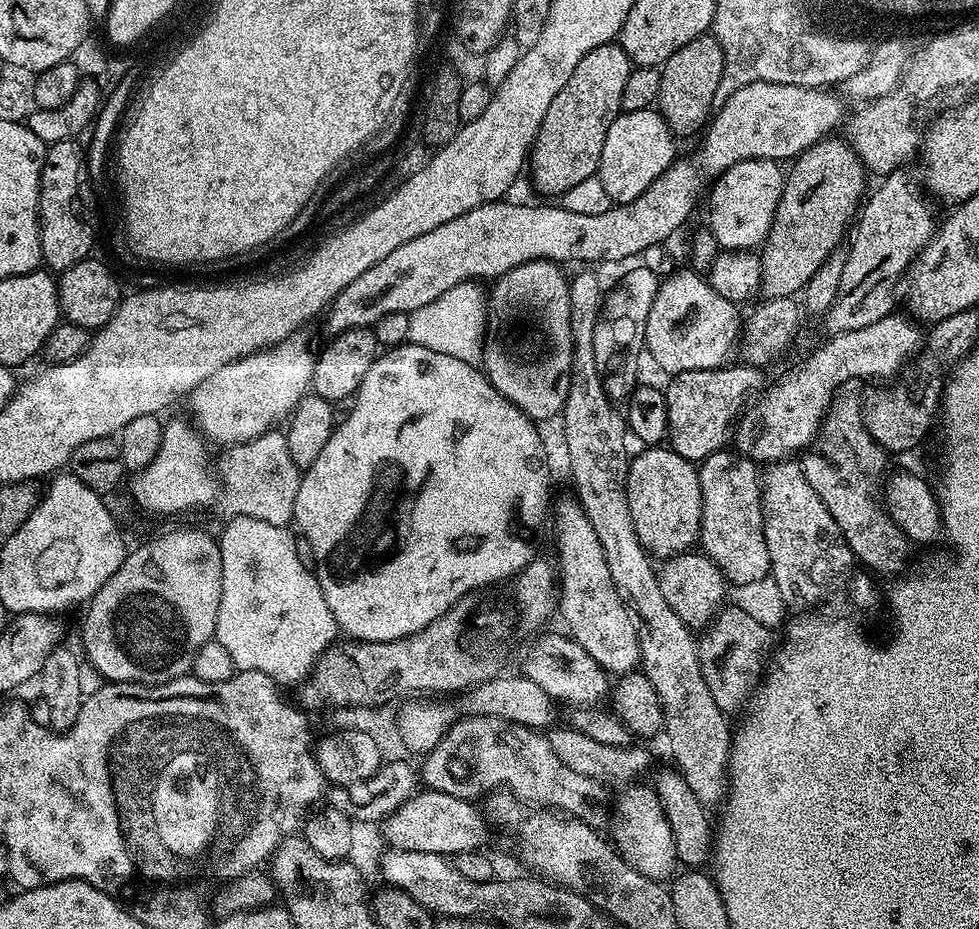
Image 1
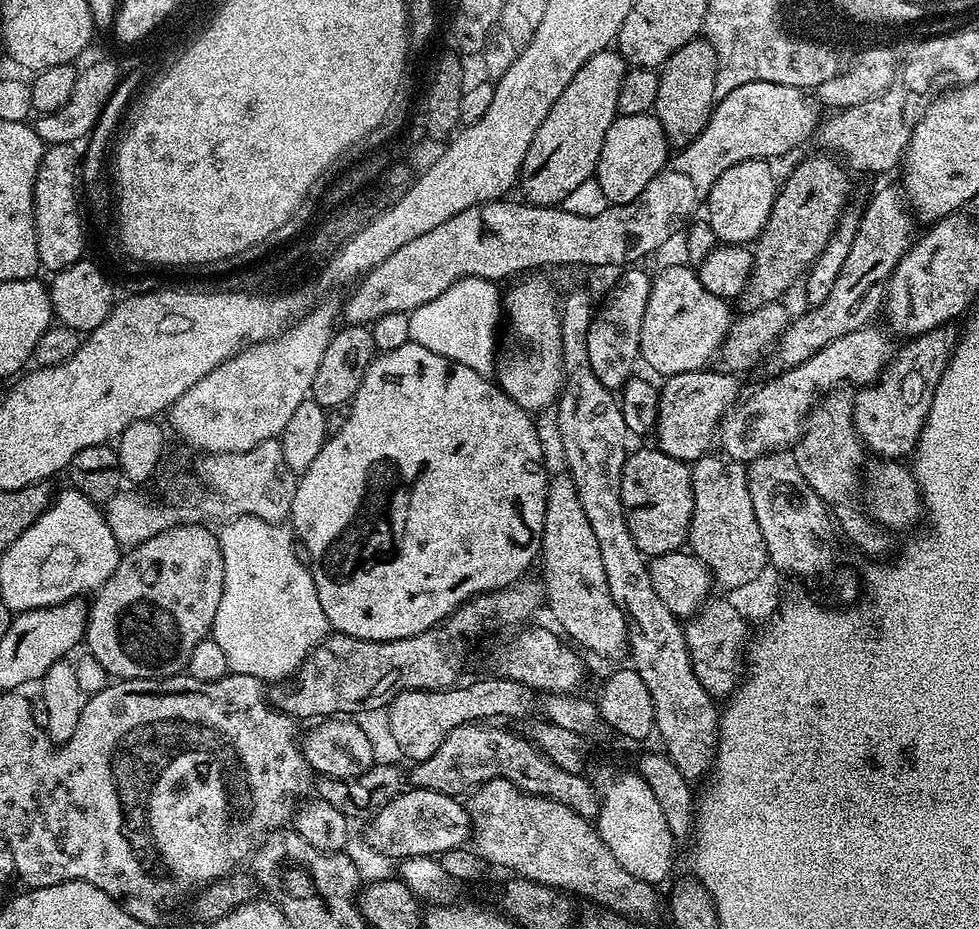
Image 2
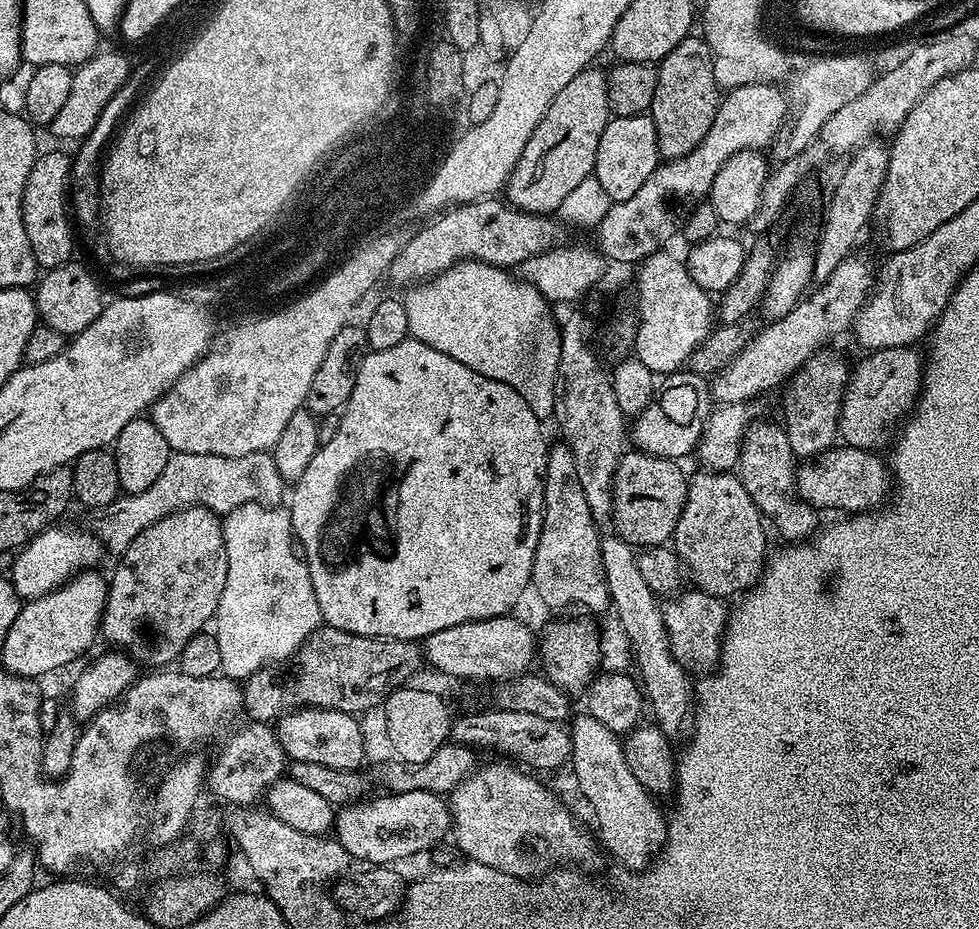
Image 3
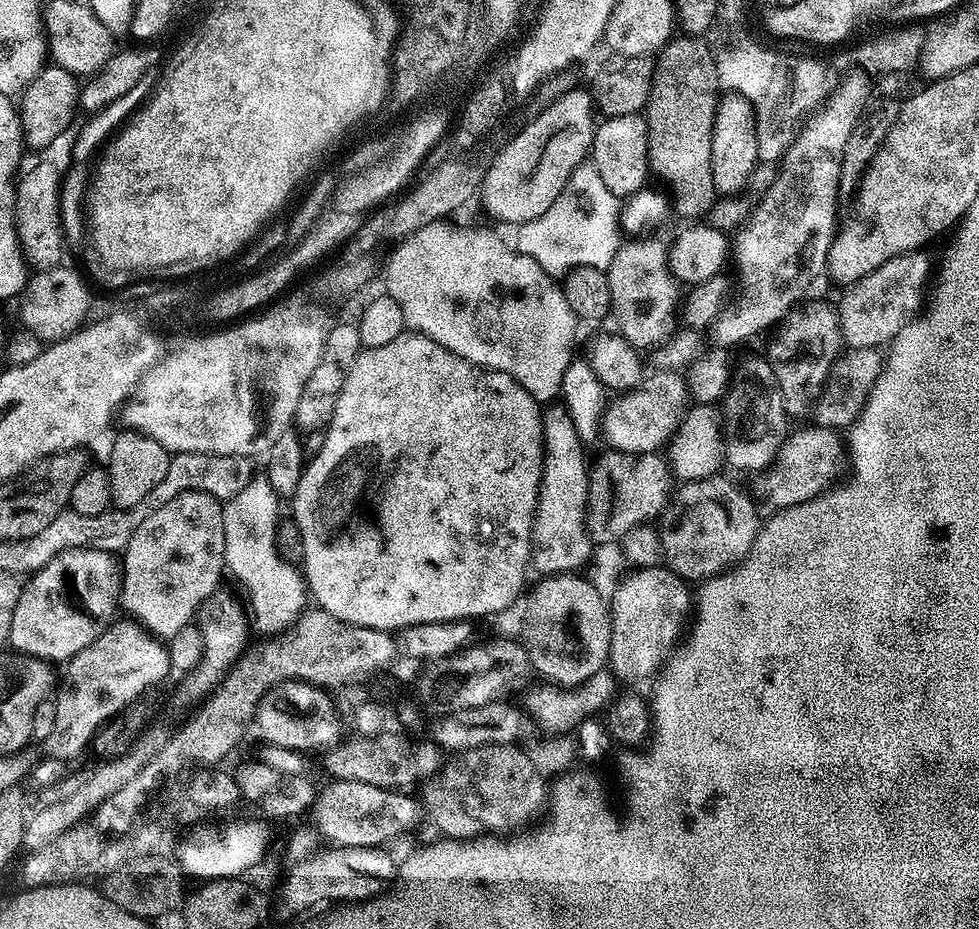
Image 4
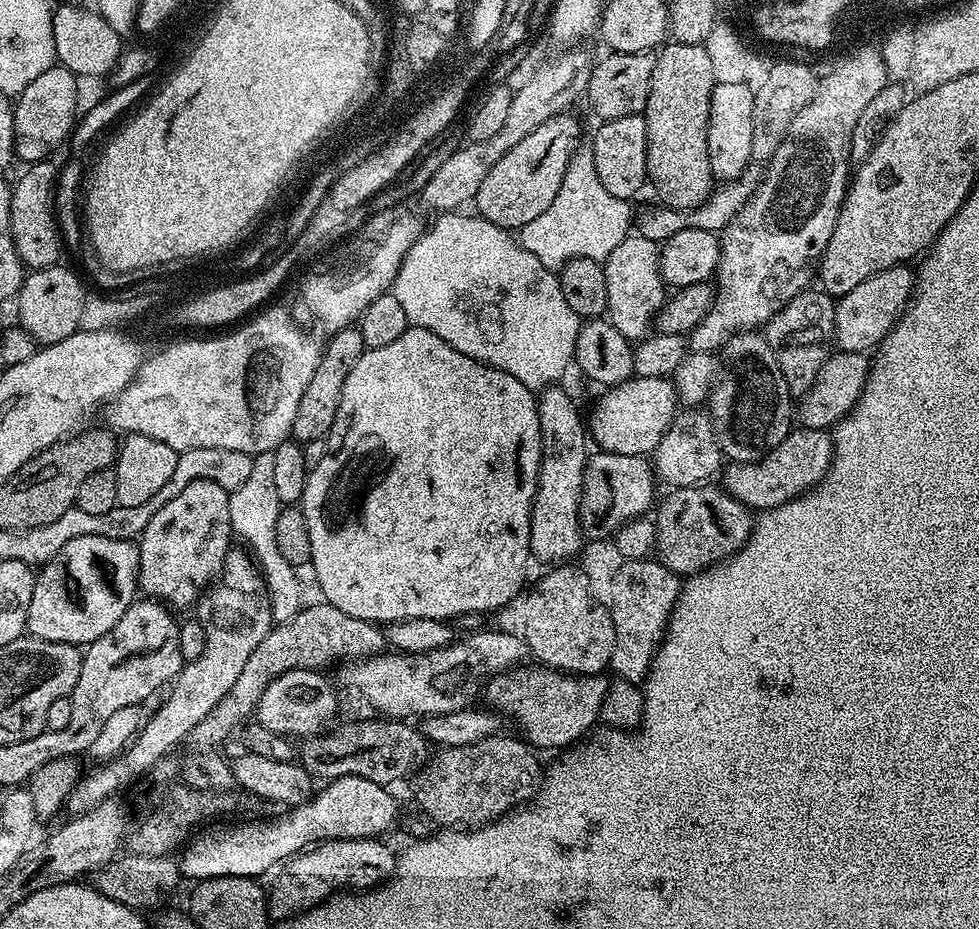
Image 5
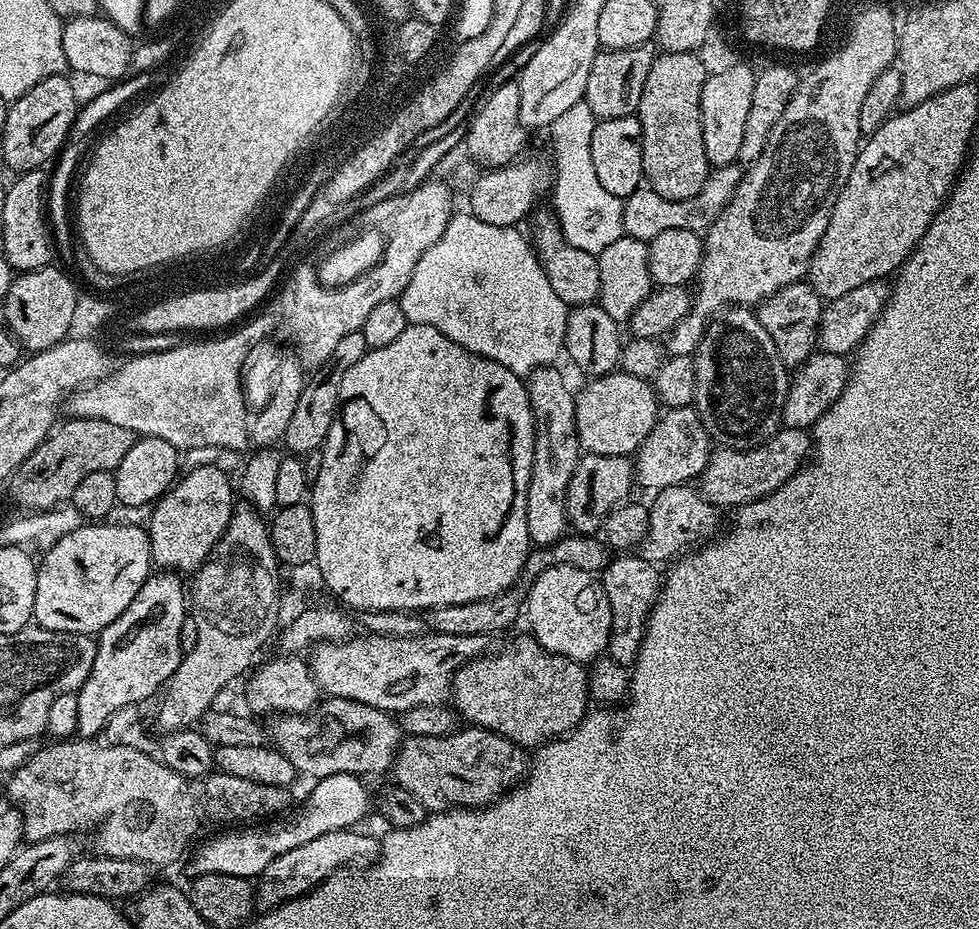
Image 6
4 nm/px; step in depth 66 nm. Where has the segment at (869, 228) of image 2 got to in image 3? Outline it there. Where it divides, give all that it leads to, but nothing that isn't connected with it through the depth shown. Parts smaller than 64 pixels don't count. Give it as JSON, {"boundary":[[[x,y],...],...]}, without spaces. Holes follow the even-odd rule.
{"boundary":[[[852,254],[847,260],[842,261],[828,280],[819,285],[817,292],[809,291],[801,300],[794,305],[782,318],[765,323],[765,328],[760,333],[753,335],[745,346],[729,364],[711,377],[710,396],[716,404],[743,404],[752,402],[755,396],[760,396],[763,392],[768,392],[771,388],[776,388],[780,383],[783,385],[790,377],[803,367],[808,359],[821,351],[831,342],[835,336],[840,336],[844,331],[851,329],[856,322],[856,315],[862,310],[864,303],[872,294],[874,287],[874,268],[864,260],[859,260],[858,255]]]}

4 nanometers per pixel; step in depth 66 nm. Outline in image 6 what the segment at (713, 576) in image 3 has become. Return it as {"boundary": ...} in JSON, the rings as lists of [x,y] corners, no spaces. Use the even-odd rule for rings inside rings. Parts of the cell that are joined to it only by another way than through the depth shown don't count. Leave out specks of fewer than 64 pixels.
{"boundary":[[[687,484],[666,486],[653,496],[656,497],[650,500],[650,522],[646,538],[638,549],[643,560],[650,560],[657,566],[663,565],[663,560],[675,562],[681,556],[691,553],[697,545],[703,546],[717,535],[716,527],[720,524],[719,518],[716,517],[718,509],[706,497],[701,496],[695,487]]]}

